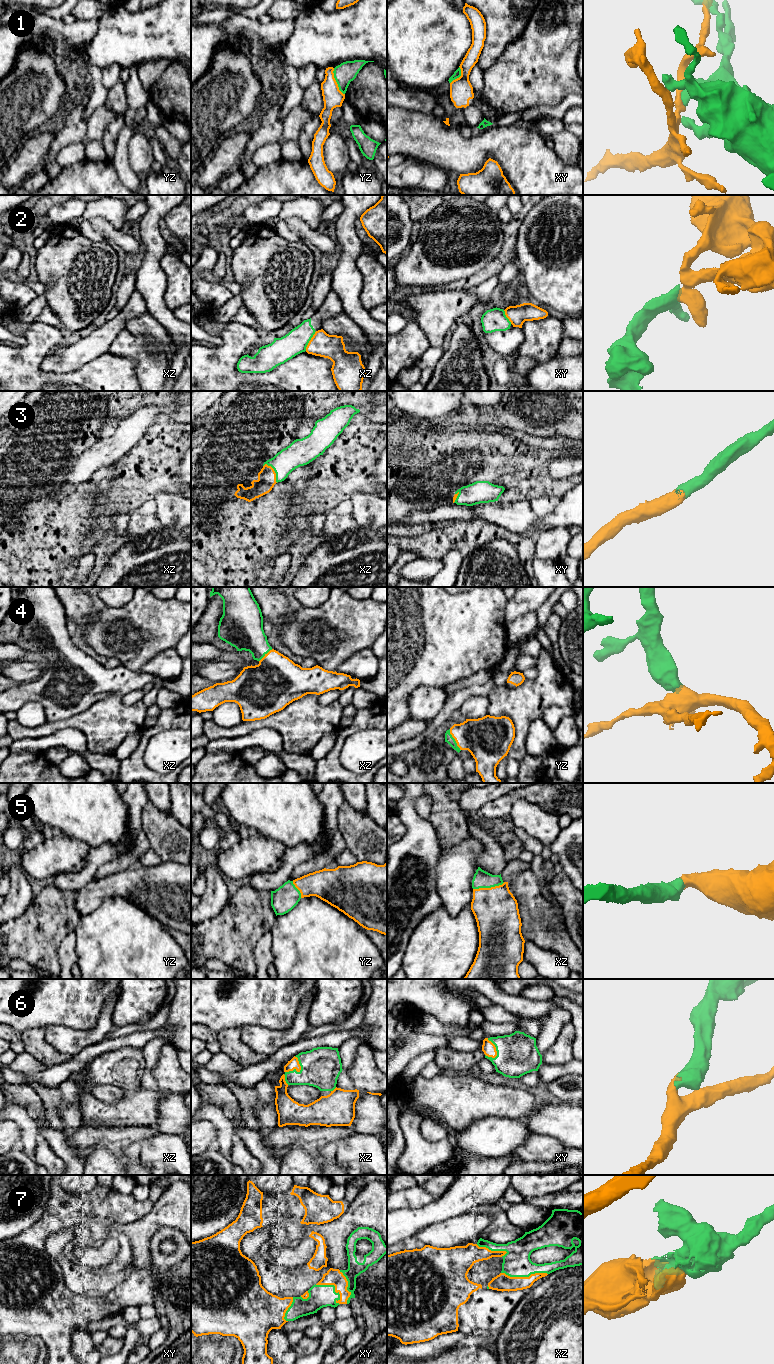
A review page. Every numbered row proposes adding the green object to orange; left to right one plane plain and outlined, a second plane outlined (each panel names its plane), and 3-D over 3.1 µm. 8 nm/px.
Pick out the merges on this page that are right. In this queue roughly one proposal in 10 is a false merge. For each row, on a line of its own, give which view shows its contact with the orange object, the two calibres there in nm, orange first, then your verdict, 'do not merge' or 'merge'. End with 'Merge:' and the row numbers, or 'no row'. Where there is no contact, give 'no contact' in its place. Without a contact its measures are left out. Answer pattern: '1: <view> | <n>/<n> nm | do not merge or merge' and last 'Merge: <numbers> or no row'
1: yz | 160/160 nm | do not merge
2: xz | 190/200 nm | do not merge
3: xz | 140/200 nm | merge
4: yz | 340/70 nm | merge
5: xz | 360/140 nm | merge
6: xz | 80/320 nm | merge
7: xz | 140/220 nm | merge
Merge: 3, 4, 5, 6, 7

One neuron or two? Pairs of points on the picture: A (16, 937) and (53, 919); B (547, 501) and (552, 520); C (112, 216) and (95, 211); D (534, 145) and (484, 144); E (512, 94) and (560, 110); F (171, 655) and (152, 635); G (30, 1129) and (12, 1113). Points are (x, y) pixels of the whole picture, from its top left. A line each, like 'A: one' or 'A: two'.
A: one
B: two
C: one
D: one
E: two
F: two
G: one

